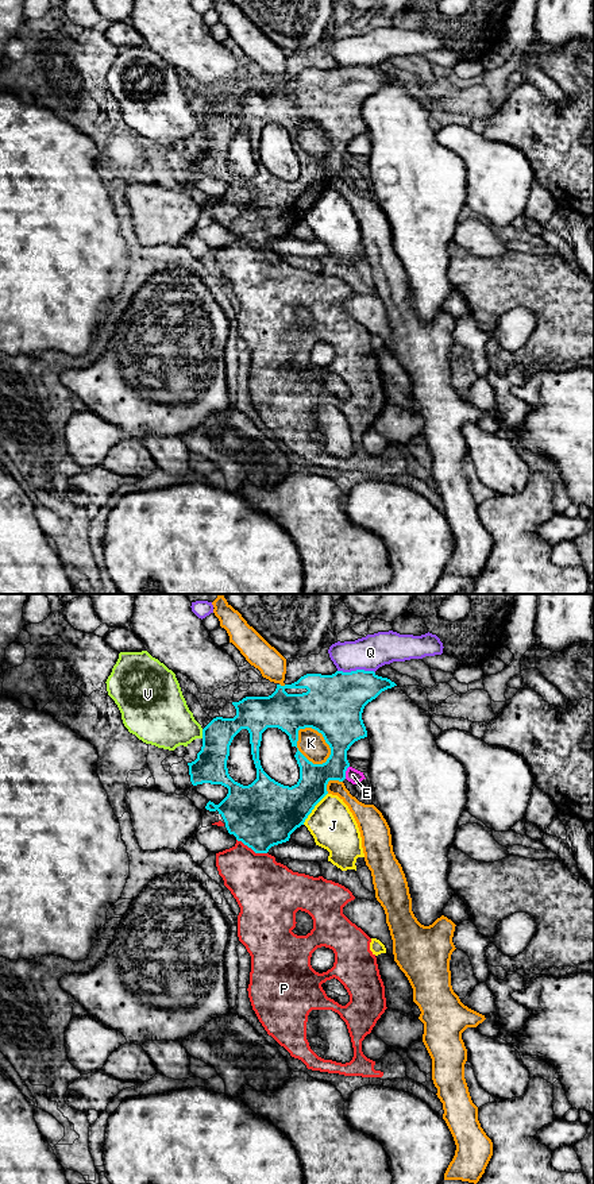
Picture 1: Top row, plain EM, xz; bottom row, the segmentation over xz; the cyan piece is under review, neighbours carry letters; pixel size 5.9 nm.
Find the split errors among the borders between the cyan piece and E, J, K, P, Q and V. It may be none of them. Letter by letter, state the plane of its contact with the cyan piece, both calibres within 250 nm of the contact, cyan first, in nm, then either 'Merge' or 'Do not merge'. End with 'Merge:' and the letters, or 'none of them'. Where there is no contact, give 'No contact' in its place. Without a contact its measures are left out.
E: Touches cyan in xz. Thickness 220 nm (cyan) against 90 nm. Do not merge
J: Touches cyan in xz. Thickness 360 nm (cyan) against 280 nm. Do not merge
K: Touches cyan in xz. Thickness 220 nm (cyan) against 160 nm. Do not merge
P: Touches cyan in xz. Thickness 400 nm (cyan) against 360 nm. Merge
Q: Touches cyan in xz. Thickness 360 nm (cyan) against 200 nm. Do not merge
V: Touches cyan in xz. Thickness 190 nm (cyan) against 320 nm. Do not merge
Merge: P

